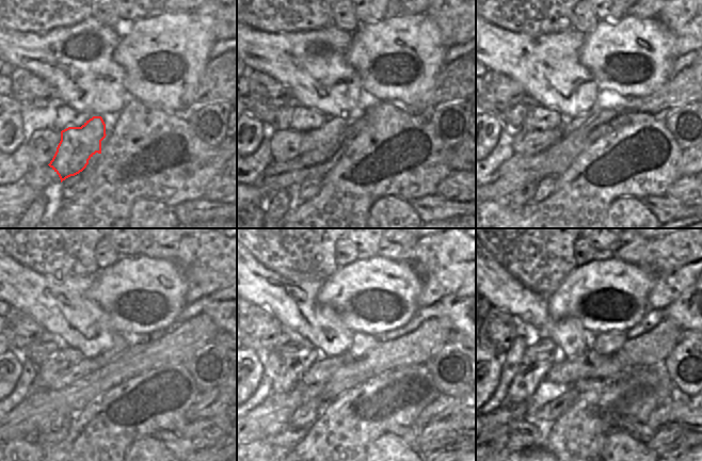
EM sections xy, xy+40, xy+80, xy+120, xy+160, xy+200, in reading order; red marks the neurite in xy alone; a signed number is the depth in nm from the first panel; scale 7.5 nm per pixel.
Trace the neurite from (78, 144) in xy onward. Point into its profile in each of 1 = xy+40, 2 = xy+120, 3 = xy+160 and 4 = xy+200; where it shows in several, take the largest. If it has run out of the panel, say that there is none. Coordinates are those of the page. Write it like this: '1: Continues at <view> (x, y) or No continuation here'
1: Continues at xy+40 (317, 144)
2: Continues at xy+120 (120, 345)
3: Continues at xy+160 (362, 344)
4: Continues at xy+200 (608, 344)

